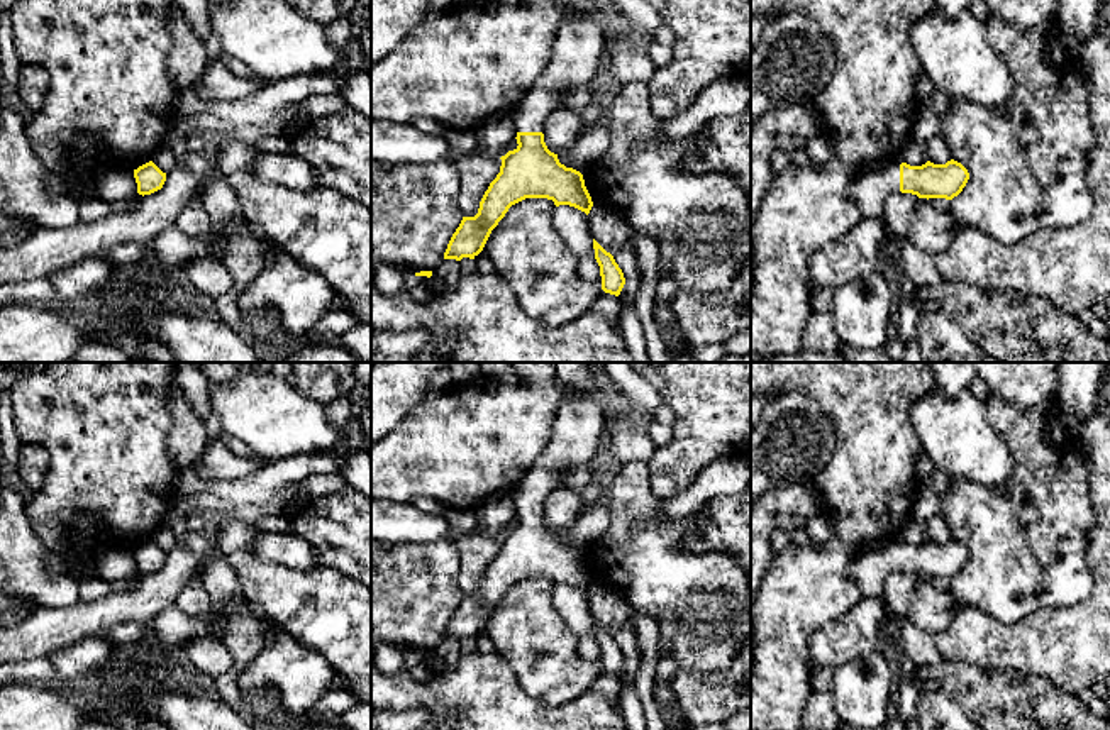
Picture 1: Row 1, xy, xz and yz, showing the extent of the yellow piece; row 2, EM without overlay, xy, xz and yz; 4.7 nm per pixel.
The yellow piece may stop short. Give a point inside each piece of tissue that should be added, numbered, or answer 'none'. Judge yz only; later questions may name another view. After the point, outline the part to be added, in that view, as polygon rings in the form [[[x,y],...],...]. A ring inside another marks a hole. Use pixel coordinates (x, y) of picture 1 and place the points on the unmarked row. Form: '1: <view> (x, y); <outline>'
1: yz (870, 571); [[[891,544],[878,552],[873,554],[861,554],[854,557],[849,564],[849,578],[859,586],[861,596],[878,600],[885,606],[886,618],[893,618],[898,627],[898,640],[902,645],[903,654],[912,661],[915,667],[930,666],[942,661],[941,652],[935,645],[935,639],[932,633],[924,632],[917,625],[913,625],[908,617],[896,617],[890,611],[885,603],[885,583],[886,578],[893,572],[900,571],[900,544]]]

